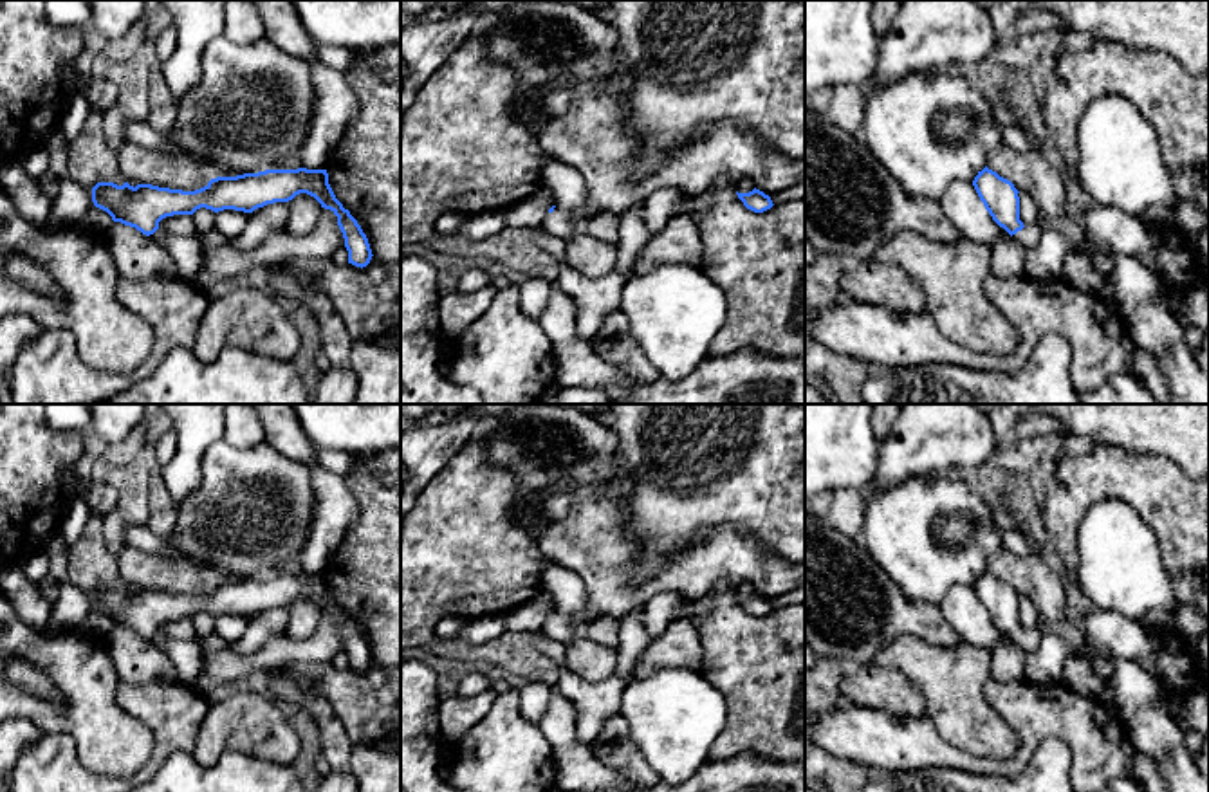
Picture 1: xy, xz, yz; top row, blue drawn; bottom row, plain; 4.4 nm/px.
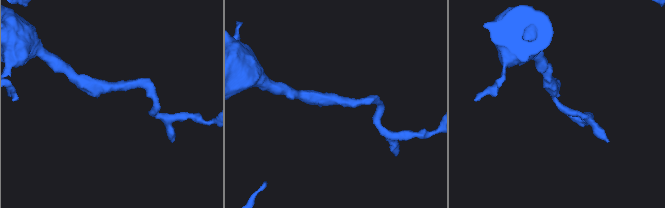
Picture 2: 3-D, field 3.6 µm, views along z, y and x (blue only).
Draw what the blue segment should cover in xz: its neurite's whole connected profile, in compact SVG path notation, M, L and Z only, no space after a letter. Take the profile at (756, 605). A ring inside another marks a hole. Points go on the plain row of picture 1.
M756 592L749 597L736 595L736 599L743 606L743 610L754 617L763 617L774 610L771 601Z

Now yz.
M985 570L974 581L973 590L992 624L1016 642L1027 657L1038 649L1041 633L1027 631L1020 624L1020 595L1011 585Z

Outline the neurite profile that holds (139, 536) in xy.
M126 525L125 536L126 536L128 545L143 552L182 561L182 557L166 543L166 539L153 534L148 529L148 525Z

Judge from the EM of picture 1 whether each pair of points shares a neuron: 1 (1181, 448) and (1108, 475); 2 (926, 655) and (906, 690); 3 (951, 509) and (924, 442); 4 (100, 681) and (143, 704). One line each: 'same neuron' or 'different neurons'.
1: different neurons
2: different neurons
3: different neurons
4: different neurons

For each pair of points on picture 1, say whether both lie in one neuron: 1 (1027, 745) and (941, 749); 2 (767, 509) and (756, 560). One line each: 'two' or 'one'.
1: one
2: two

